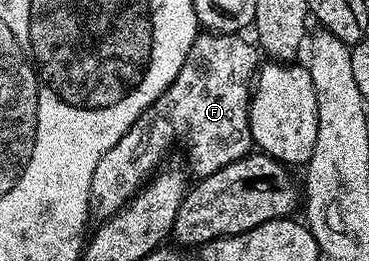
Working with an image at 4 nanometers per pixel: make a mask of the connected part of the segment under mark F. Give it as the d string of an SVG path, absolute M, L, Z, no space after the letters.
M198 34L189 48L189 56L185 56L185 64L181 64L181 72L177 72L177 80L173 80L173 84L165 88L162 96L132 124L129 132L125 132L125 136L121 136L121 140L117 140L117 144L113 144L113 148L109 148L109 152L105 152L105 156L101 156L101 161L97 163L89 192L91 214L94 217L99 217L99 220L112 218L120 208L126 206L134 198L135 193L142 190L152 175L164 165L163 157L170 152L171 145L178 138L183 138L184 144L187 145L187 158L191 161L189 170L196 179L209 176L213 172L221 172L225 164L233 164L252 153L249 104L253 79L261 65L261 54L252 43L251 46L239 34Z

